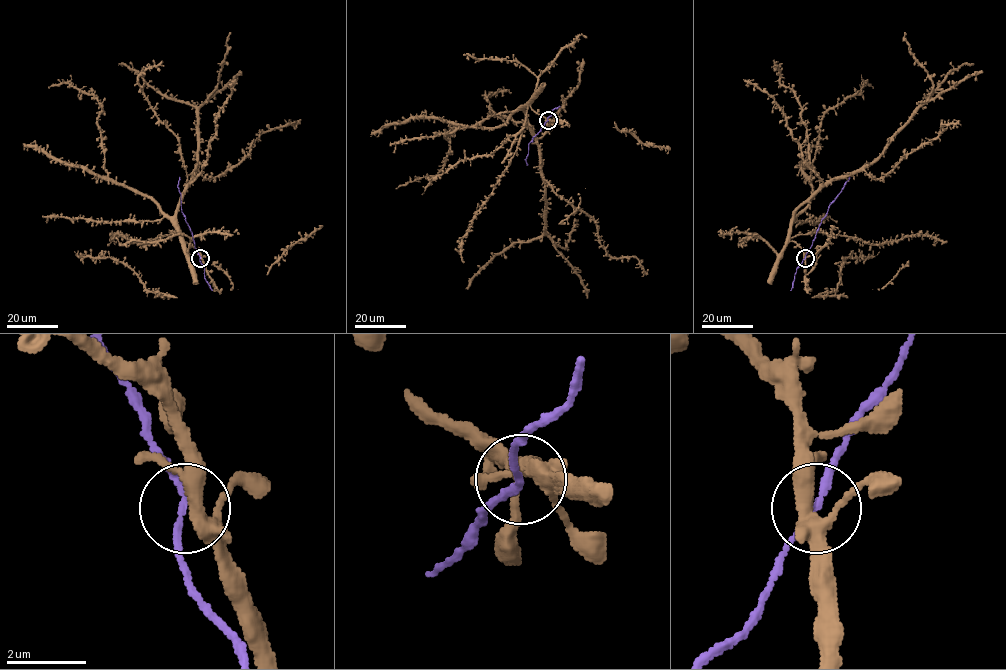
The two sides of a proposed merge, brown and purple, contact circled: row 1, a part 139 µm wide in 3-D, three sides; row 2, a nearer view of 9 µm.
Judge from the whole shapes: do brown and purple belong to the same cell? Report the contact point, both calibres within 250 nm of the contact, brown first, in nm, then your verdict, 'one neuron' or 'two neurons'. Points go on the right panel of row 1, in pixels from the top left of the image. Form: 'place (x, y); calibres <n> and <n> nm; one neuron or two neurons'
place (805, 258); calibres 360 and 150 nm; one neuron

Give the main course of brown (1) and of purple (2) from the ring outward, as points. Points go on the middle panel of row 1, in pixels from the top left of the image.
1: (548, 120), (530, 105), (524, 109), (539, 153), (545, 198), (543, 232), (505, 248), (472, 279), (467, 289)
2: (548, 120), (529, 144), (527, 165)

